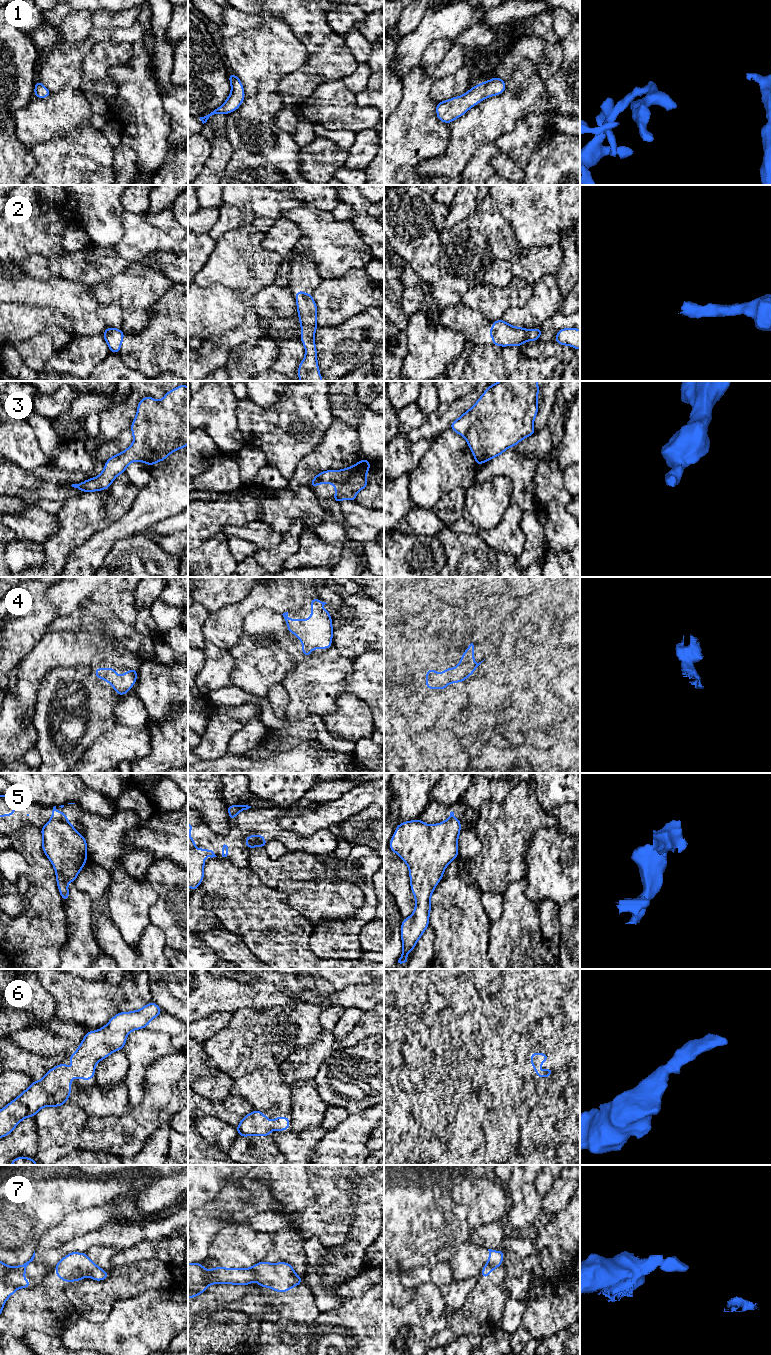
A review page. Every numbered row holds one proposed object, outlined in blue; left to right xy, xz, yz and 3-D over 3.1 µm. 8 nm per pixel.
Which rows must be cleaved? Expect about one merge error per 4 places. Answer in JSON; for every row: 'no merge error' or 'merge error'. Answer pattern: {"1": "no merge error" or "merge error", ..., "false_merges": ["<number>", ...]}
{"1": "no merge error", "2": "no merge error", "3": "no merge error", "4": "no merge error", "5": "merge error", "6": "no merge error", "7": "merge error", "false_merges": ["5", "7"]}

